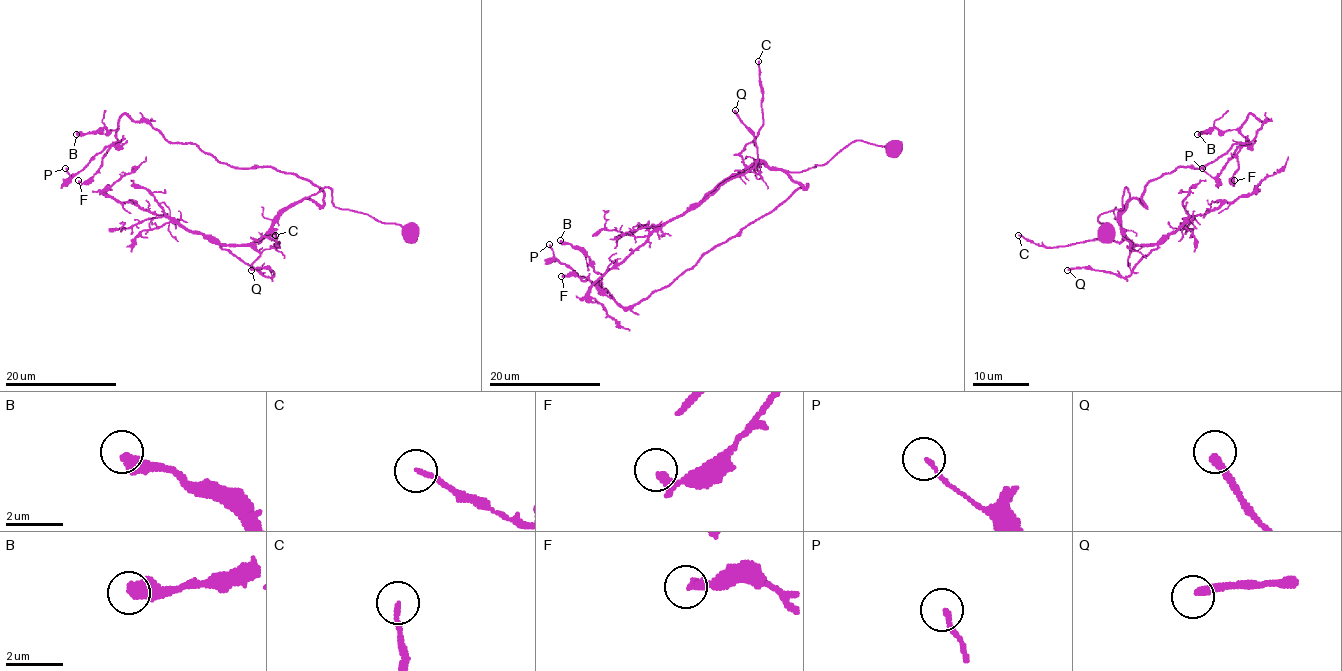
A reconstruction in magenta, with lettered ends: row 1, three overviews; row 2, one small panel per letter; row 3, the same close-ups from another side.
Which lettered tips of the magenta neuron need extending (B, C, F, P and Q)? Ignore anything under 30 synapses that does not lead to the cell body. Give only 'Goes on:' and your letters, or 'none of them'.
Goes on: none of them

